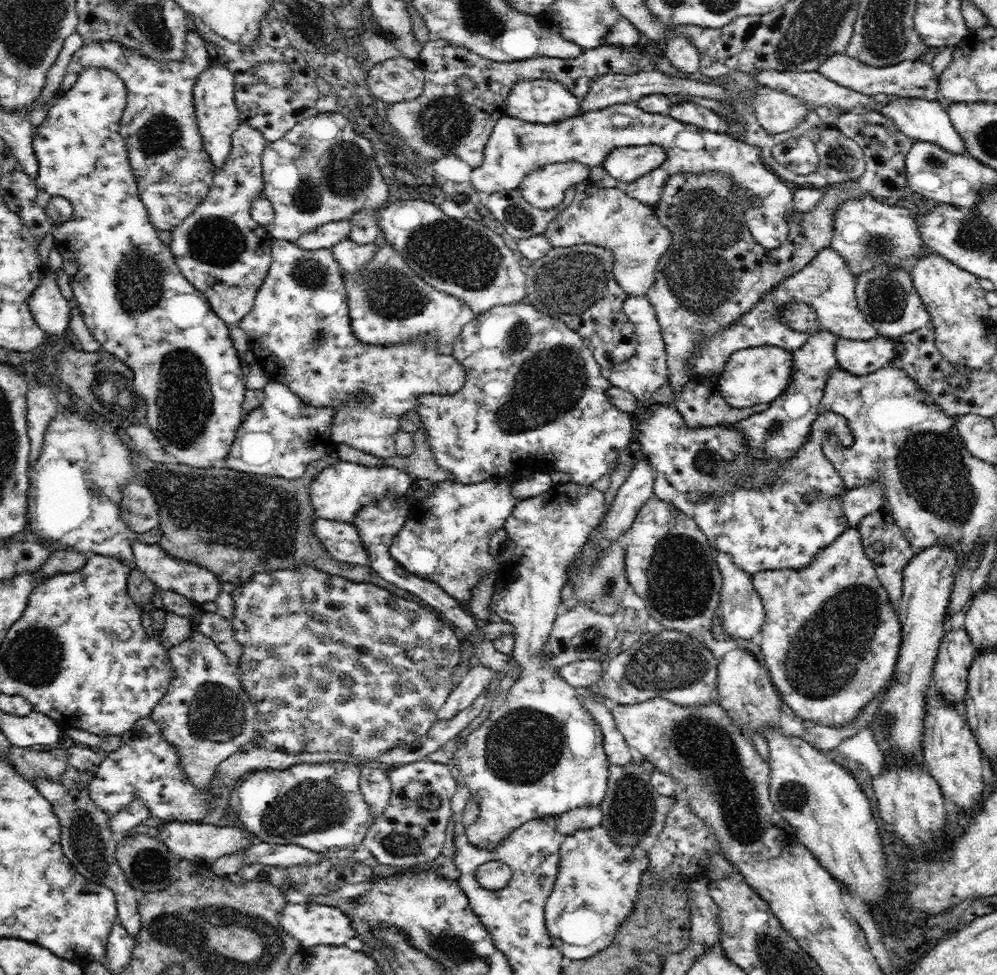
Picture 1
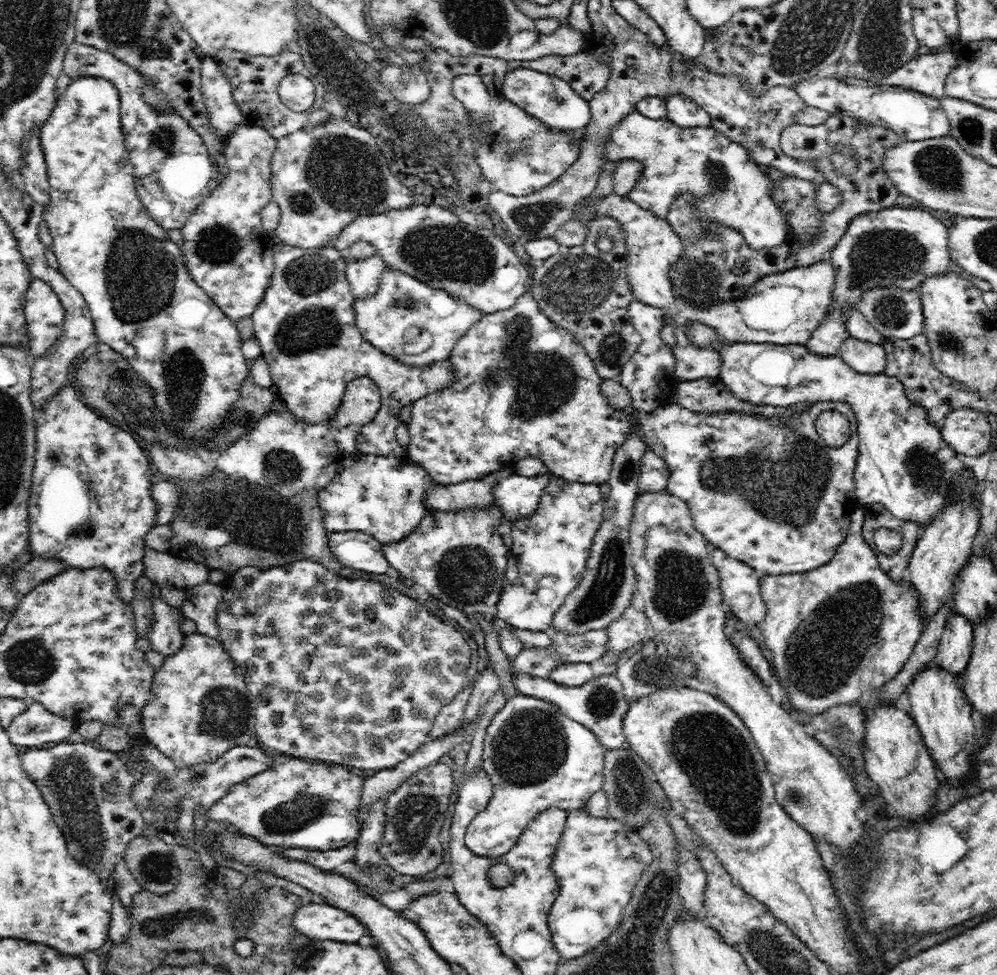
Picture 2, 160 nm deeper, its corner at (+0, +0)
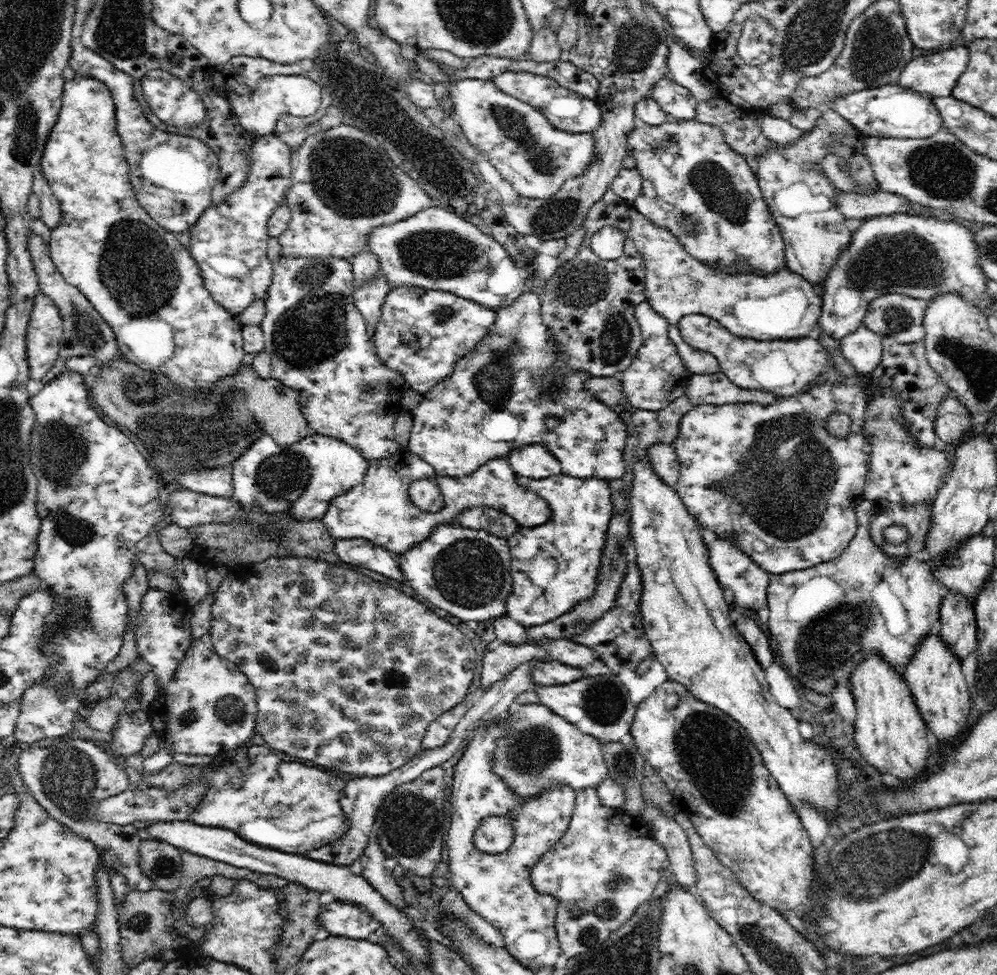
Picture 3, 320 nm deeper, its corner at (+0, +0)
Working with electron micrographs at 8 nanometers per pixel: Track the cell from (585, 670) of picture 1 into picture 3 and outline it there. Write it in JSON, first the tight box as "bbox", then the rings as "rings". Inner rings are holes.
{"bbox":[531,658,586,686],"rings":[[[548,658],[536,663],[531,675],[533,684],[537,686],[558,686],[580,680],[586,673],[581,668],[572,668],[559,660]]]}

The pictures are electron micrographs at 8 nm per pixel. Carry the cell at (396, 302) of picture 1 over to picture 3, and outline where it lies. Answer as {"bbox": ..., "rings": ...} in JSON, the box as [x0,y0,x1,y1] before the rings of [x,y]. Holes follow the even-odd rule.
{"bbox":[371,285,496,396],"rings":[[[407,285],[391,289],[386,296],[379,324],[371,332],[375,341],[377,355],[380,360],[394,371],[398,371],[411,386],[411,390],[424,396],[430,392],[438,382],[454,370],[454,362],[459,360],[474,346],[480,345],[483,339],[495,326],[496,311],[482,307],[472,300],[462,299],[452,292],[429,290],[421,287]]]}

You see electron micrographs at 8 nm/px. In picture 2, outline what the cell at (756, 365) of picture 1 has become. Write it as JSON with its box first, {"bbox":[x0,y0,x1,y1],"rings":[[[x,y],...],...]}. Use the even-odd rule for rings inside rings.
{"bbox":[688,323,973,527],"rings":[[[690,323],[688,326],[688,341],[691,344],[706,348],[706,346],[713,346],[717,348],[717,352],[721,354],[721,369],[719,372],[719,378],[725,384],[726,387],[730,389],[733,396],[752,406],[768,406],[776,408],[788,408],[793,405],[798,406],[799,404],[811,404],[814,405],[818,402],[844,402],[845,404],[850,404],[852,411],[856,413],[857,424],[857,437],[859,439],[858,444],[858,456],[856,460],[856,468],[854,468],[854,487],[856,487],[856,496],[861,502],[862,506],[870,503],[882,503],[885,508],[890,511],[896,518],[908,521],[914,521],[915,523],[920,523],[922,527],[930,524],[934,520],[934,515],[942,508],[959,503],[960,501],[971,501],[973,499],[973,494],[969,492],[969,482],[965,484],[968,479],[971,479],[972,470],[967,467],[962,460],[956,457],[956,452],[946,441],[942,438],[941,429],[937,424],[930,424],[928,420],[928,413],[920,405],[912,405],[906,397],[904,385],[894,376],[888,376],[883,372],[880,374],[862,374],[861,372],[856,372],[852,367],[848,366],[844,359],[839,353],[834,356],[824,356],[824,355],[814,355],[806,349],[806,345],[779,345],[774,343],[726,343],[720,347],[719,337],[716,332],[707,324],[702,323]]]}

